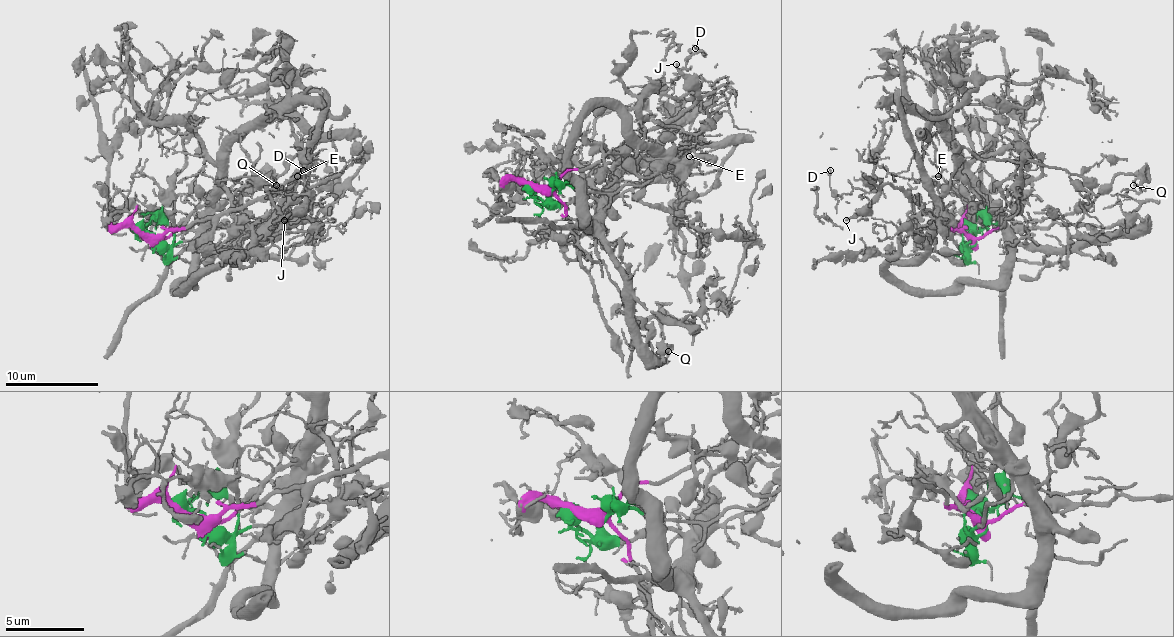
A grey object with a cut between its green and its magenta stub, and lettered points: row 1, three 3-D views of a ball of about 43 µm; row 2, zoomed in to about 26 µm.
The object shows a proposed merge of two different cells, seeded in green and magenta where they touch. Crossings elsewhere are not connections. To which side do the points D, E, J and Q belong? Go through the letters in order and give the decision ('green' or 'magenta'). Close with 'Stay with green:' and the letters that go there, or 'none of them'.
D: green
E: green
J: magenta
Q: green
Stay with green: D, E, Q

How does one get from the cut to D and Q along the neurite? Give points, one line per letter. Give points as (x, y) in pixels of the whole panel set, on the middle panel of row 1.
D: (540, 188), (538, 204), (599, 199), (652, 146), (694, 92), (675, 97), (666, 92), (699, 50), (694, 48)
Q: (540, 188), (538, 204), (599, 204), (596, 258), (655, 353), (669, 351)

